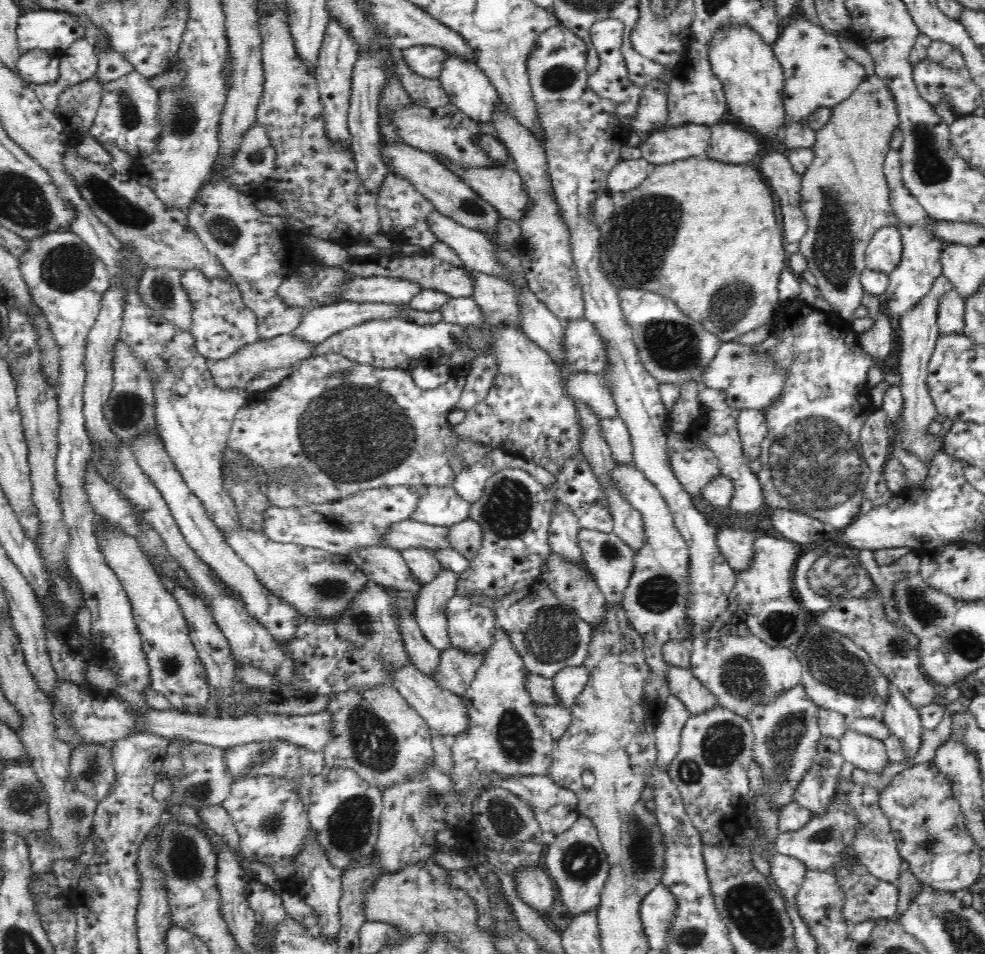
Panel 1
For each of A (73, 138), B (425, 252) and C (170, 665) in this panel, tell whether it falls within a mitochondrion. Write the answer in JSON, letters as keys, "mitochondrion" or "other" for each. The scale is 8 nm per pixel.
{"A":"other","B":"other","C":"mitochondrion"}

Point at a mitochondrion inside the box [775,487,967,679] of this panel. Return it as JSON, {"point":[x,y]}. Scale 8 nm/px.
{"point":[835,574]}

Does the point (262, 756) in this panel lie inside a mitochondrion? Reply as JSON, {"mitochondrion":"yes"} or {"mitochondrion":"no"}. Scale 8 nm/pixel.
{"mitochondrion":"yes"}

